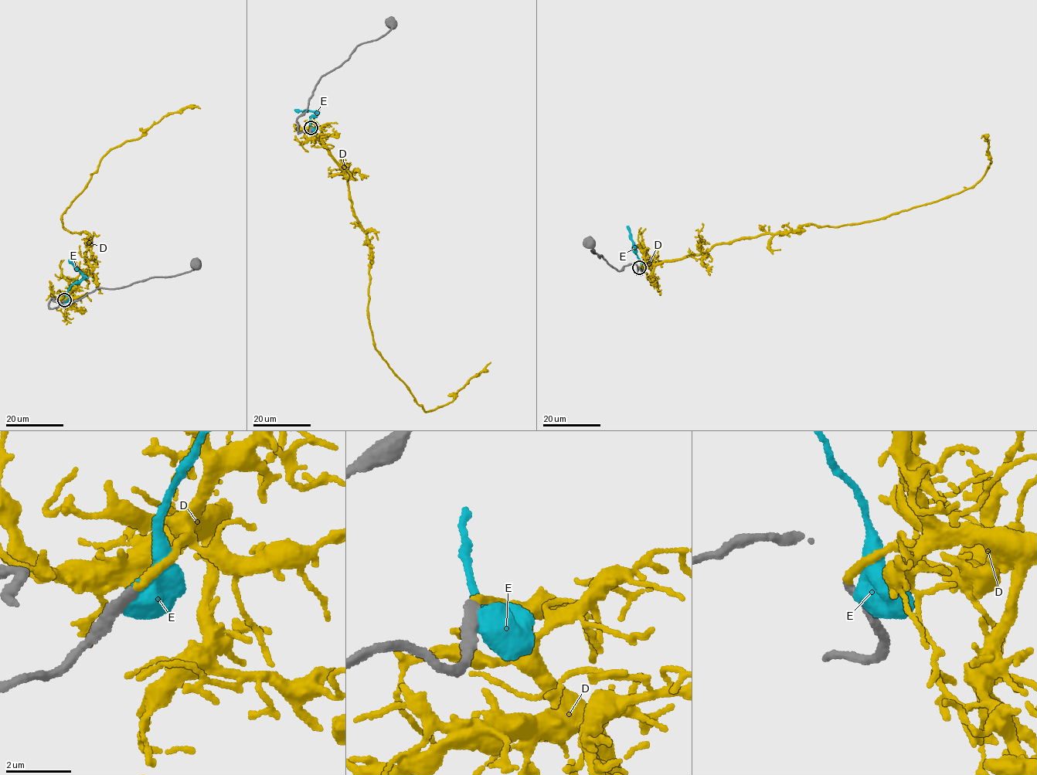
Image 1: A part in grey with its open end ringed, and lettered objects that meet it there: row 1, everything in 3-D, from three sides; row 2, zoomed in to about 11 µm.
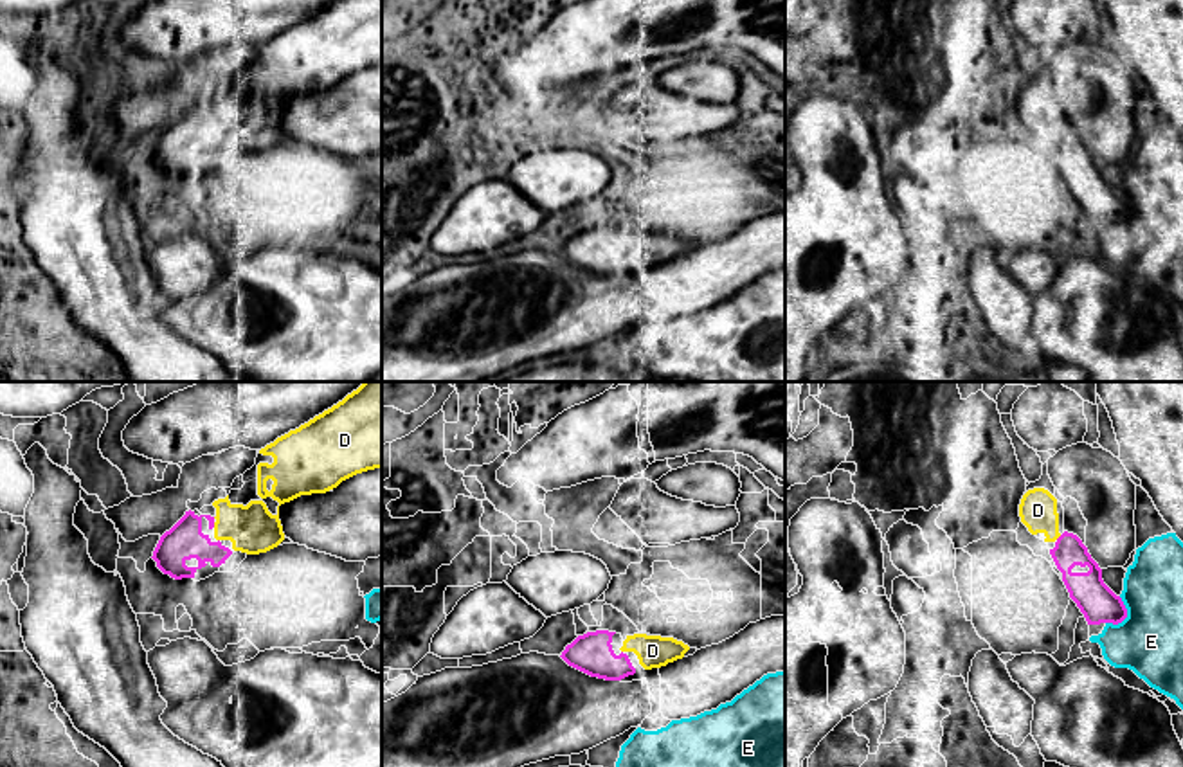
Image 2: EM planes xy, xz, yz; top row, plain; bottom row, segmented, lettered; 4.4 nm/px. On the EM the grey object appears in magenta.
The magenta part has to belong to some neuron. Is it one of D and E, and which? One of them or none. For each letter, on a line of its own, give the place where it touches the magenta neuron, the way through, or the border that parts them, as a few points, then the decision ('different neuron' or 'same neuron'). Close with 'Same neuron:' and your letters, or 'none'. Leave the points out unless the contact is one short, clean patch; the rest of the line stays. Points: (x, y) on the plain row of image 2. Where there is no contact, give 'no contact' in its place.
D: meets magenta in xy at (213, 121); same neuron
E: meets magenta in yz at (1126, 213); different neuron
Same neuron: D

